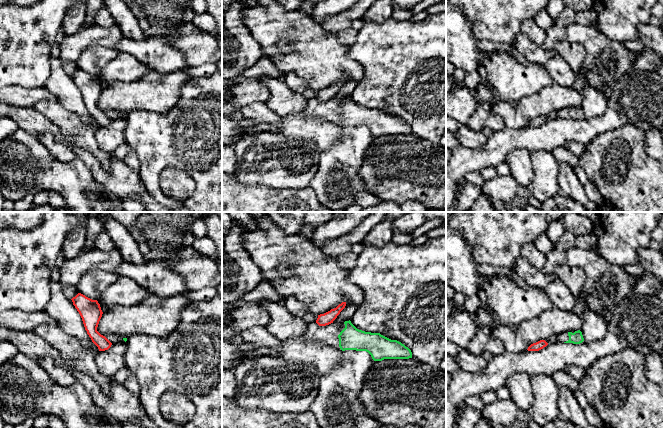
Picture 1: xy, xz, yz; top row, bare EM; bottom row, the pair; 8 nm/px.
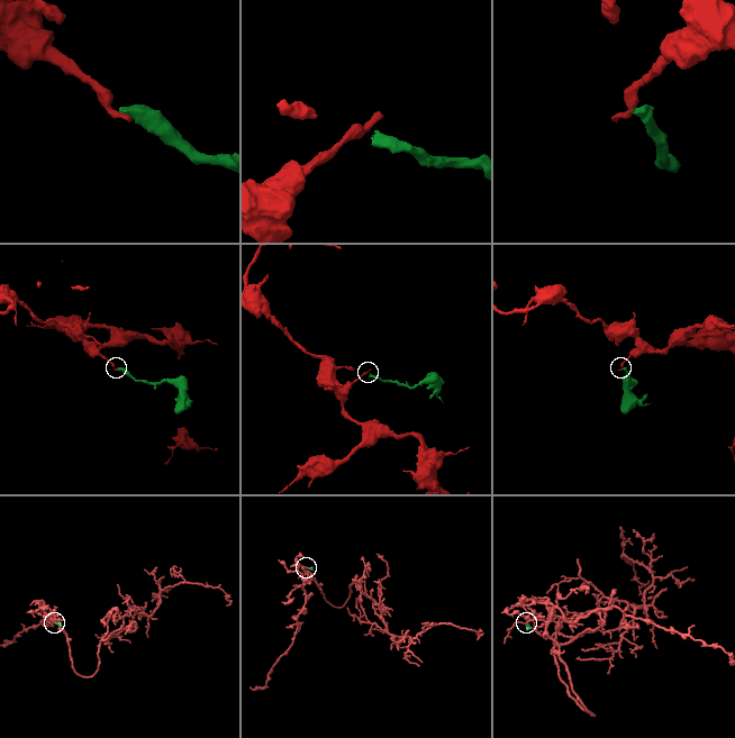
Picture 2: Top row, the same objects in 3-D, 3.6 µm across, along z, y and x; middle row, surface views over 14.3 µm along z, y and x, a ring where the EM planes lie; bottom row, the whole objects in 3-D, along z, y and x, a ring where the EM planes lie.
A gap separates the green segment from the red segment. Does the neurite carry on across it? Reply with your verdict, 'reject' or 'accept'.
reject

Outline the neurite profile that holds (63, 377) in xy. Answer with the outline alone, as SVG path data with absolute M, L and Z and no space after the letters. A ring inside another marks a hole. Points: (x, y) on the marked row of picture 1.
M46 355L42 357L39 363L60 386L68 387L76 382L75 376L68 369L57 365L52 356Z

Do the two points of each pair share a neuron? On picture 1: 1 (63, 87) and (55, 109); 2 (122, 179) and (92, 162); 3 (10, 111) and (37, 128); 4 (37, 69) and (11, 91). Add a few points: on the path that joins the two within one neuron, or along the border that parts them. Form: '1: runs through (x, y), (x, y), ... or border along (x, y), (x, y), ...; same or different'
1: border along (55, 99), (77, 115); different
2: runs through (114, 179), (107, 179), (98, 170); same
3: runs through (17, 113), (30, 121); same
4: border along (10, 85), (19, 85), (26, 88), (41, 86); different

